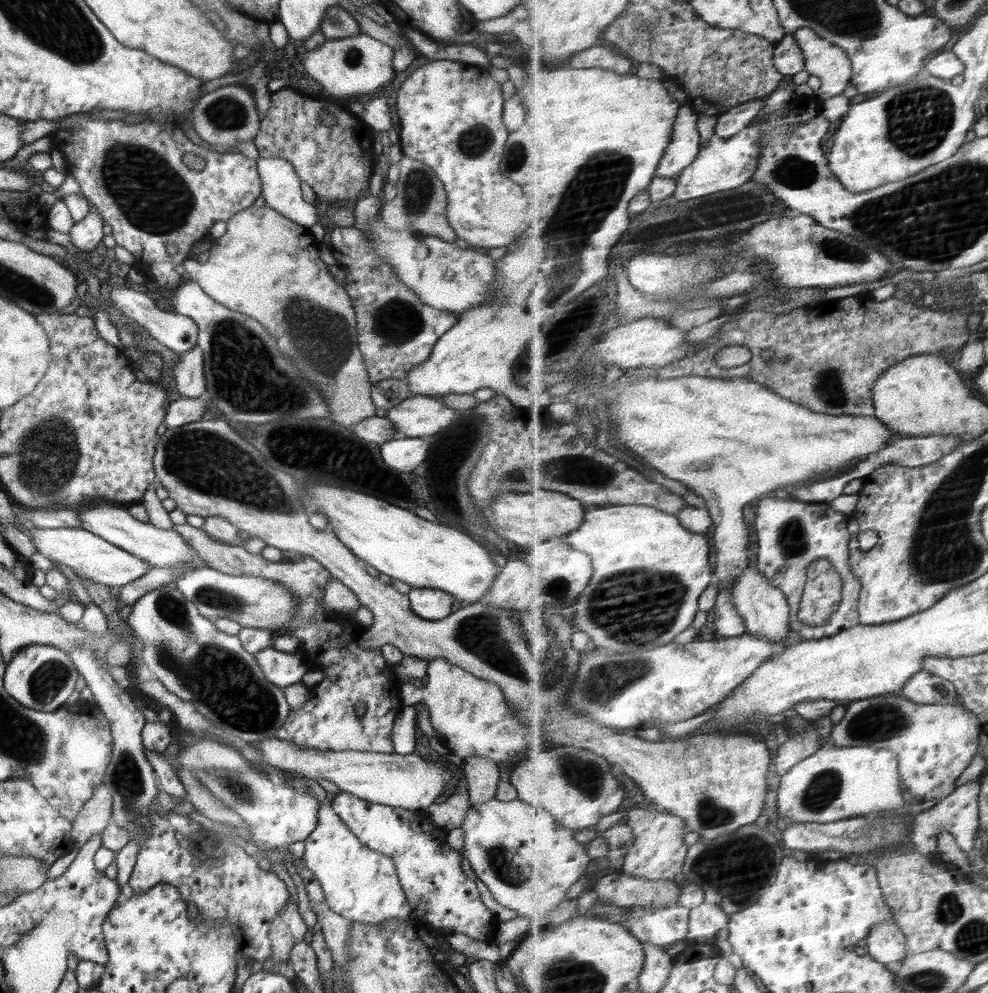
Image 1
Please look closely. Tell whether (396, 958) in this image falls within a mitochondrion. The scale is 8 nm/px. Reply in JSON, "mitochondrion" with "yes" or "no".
{"mitochondrion":"no"}

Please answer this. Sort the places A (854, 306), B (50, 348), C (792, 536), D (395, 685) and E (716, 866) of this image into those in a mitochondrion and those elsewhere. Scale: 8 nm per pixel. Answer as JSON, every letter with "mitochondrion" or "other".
{"A":"other","B":"other","C":"mitochondrion","D":"other","E":"mitochondrion"}

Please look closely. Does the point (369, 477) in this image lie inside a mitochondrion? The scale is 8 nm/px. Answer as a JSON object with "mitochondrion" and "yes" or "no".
{"mitochondrion":"no"}

